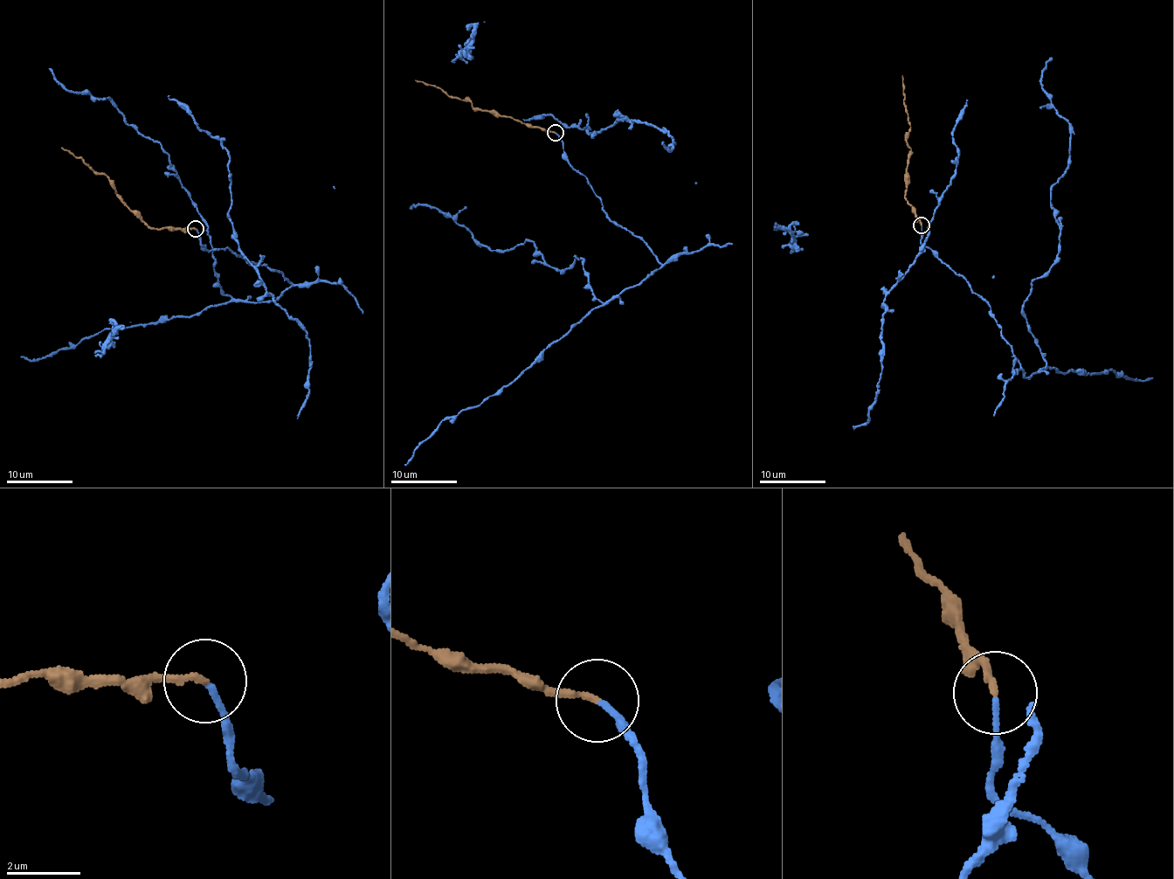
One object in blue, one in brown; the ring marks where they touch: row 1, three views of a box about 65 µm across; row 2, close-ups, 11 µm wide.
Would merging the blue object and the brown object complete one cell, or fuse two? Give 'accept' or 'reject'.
accept

